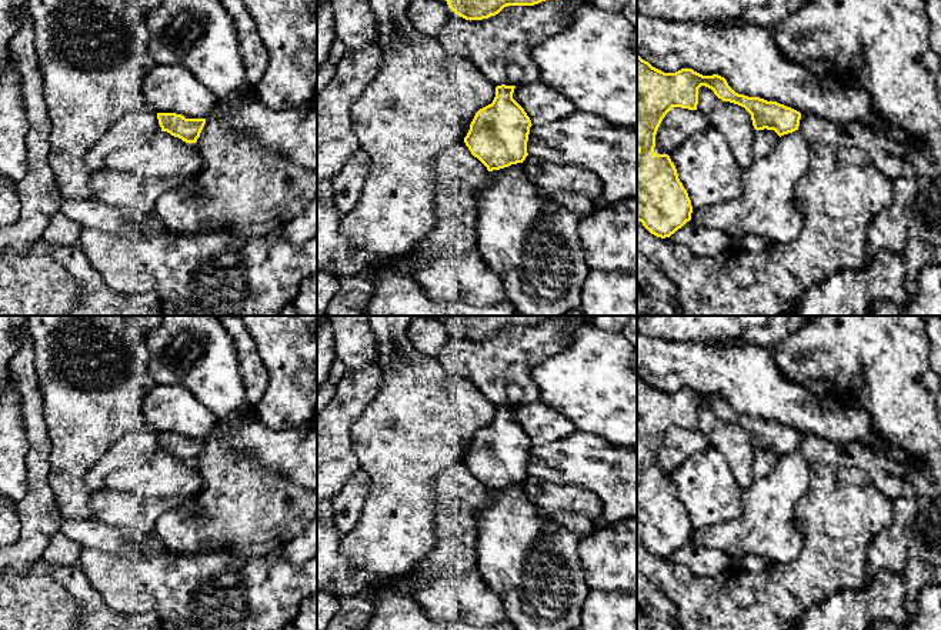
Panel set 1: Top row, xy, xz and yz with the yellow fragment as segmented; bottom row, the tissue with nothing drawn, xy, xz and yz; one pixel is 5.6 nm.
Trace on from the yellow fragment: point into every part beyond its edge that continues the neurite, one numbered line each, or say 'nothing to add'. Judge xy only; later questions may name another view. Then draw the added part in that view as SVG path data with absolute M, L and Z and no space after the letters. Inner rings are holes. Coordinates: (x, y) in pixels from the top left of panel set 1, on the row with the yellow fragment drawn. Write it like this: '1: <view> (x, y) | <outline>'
nothing to add

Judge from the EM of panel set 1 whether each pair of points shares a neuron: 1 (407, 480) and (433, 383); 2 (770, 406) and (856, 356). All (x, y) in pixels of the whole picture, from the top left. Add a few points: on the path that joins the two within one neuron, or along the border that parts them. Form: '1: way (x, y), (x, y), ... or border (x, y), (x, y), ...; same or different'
1: way (407, 456), (407, 436), (421, 420), (421, 407); same
2: border (776, 362), (787, 379), (800, 384); different

